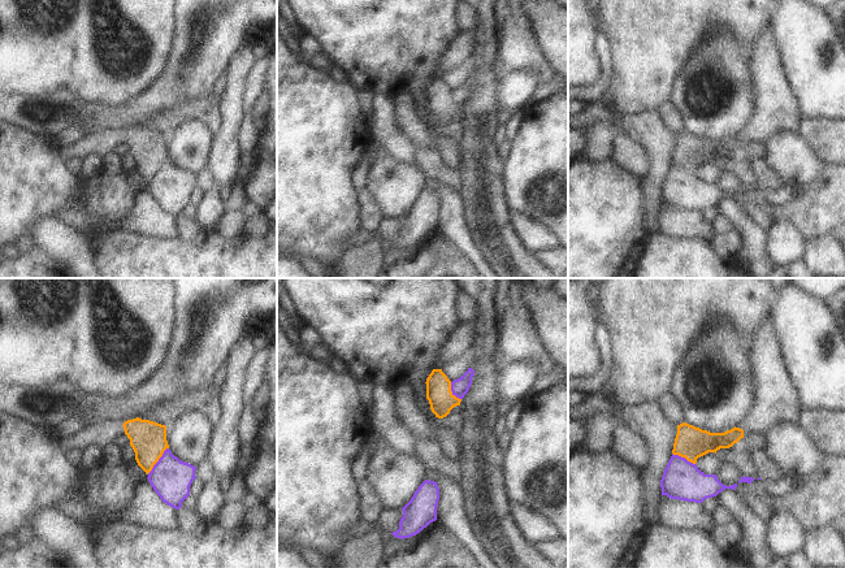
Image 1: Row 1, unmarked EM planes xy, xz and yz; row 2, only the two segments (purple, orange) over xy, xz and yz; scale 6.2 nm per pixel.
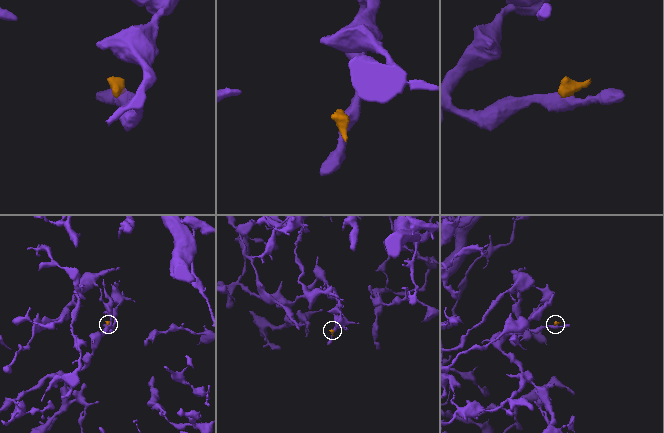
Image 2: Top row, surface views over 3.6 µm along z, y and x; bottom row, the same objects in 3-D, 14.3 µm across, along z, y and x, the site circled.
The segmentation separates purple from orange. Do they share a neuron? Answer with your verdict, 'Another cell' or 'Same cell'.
Another cell

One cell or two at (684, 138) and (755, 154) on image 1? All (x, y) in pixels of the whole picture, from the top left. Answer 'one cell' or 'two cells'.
two cells

